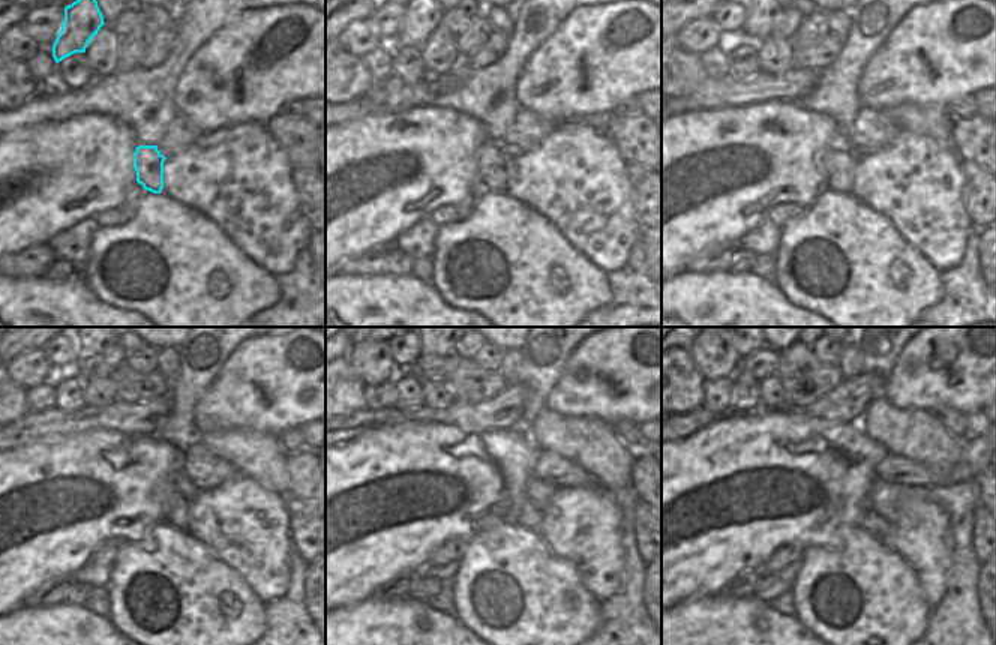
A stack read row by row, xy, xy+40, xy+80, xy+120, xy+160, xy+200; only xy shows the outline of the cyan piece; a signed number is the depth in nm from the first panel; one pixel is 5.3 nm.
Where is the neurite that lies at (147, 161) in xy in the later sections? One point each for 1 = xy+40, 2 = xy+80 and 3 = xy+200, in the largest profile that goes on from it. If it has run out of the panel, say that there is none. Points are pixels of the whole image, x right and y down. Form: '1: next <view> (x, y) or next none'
1: next xy+40 (492, 161)
2: next xy+80 (839, 164)
3: next xy+200 (872, 522)

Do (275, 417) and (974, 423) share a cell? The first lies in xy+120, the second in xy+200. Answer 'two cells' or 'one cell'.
two cells

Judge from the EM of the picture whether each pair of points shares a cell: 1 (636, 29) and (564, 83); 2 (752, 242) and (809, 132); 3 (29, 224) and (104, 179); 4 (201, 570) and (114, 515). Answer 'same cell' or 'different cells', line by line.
1: same cell
2: different cells
3: same cell
4: different cells

